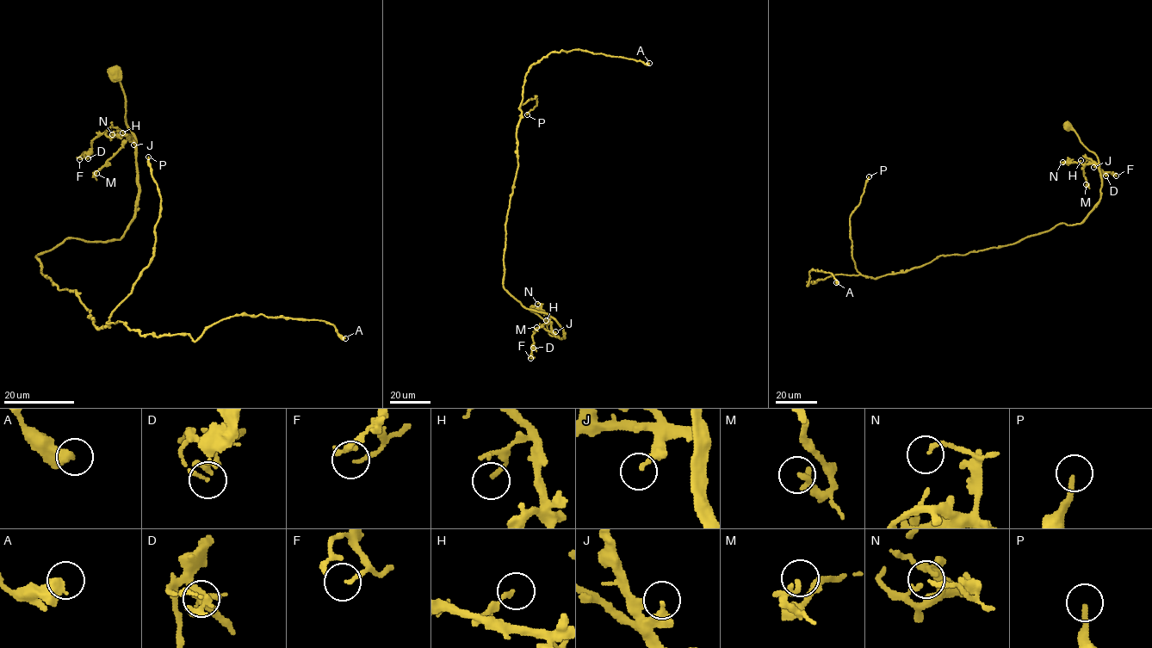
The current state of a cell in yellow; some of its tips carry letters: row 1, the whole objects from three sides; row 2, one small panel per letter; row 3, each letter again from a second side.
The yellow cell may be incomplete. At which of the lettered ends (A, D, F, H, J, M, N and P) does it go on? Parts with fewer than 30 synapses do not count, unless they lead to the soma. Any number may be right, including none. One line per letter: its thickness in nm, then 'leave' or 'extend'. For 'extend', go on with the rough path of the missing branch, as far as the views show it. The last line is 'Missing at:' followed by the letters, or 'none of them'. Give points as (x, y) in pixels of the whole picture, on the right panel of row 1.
A: 550 nm | leave
D: 140 nm | leave
F: 140 nm | leave
H: 160 nm | leave
J: 260 nm | leave
M: 160 nm | leave
N: 170 nm | leave
P: 200 nm | extend | (869, 176), (887, 130), (888, 105), (901, 73)
Missing at: P

